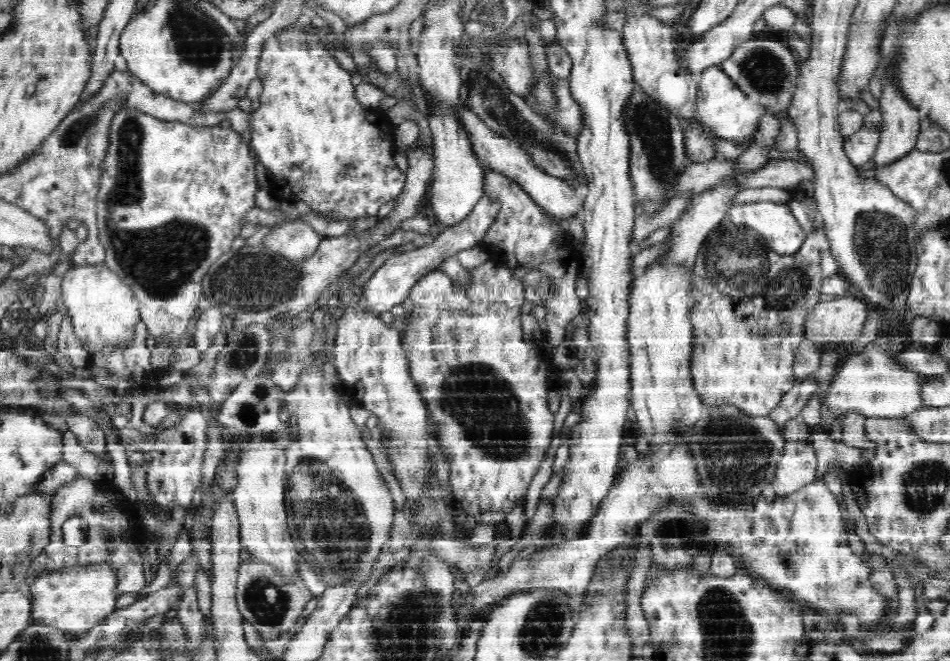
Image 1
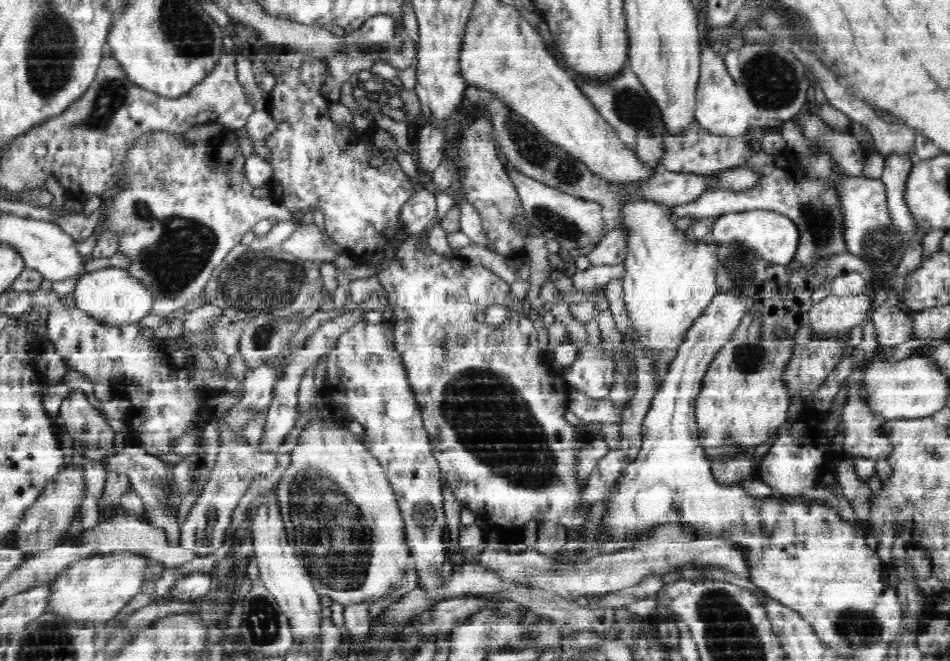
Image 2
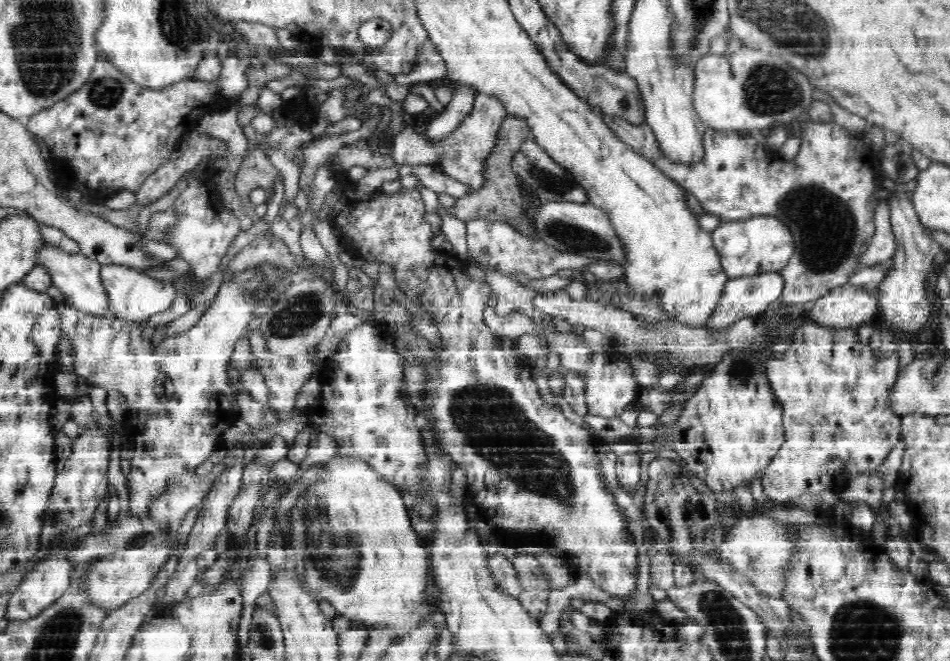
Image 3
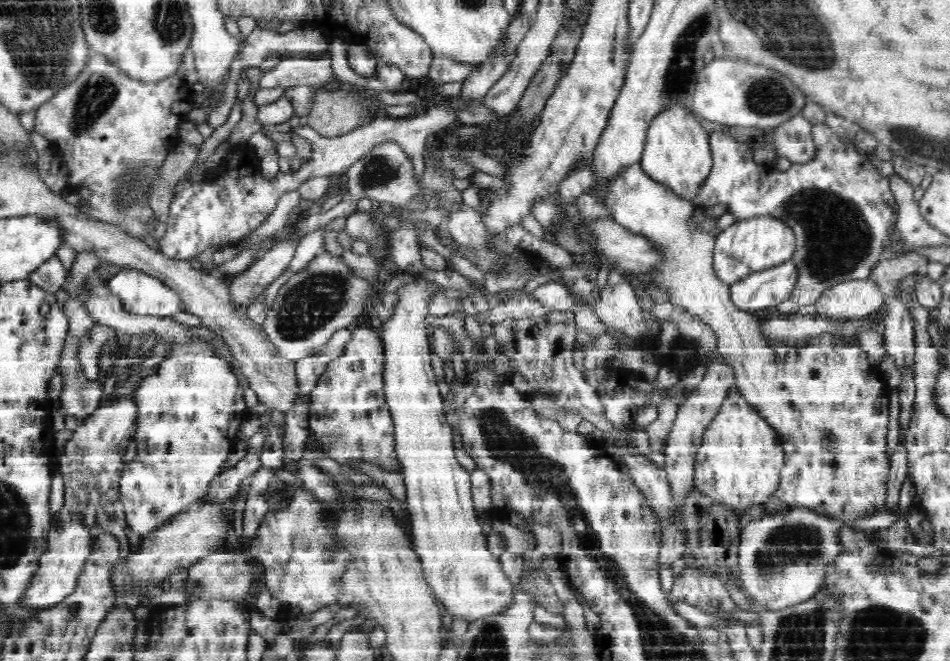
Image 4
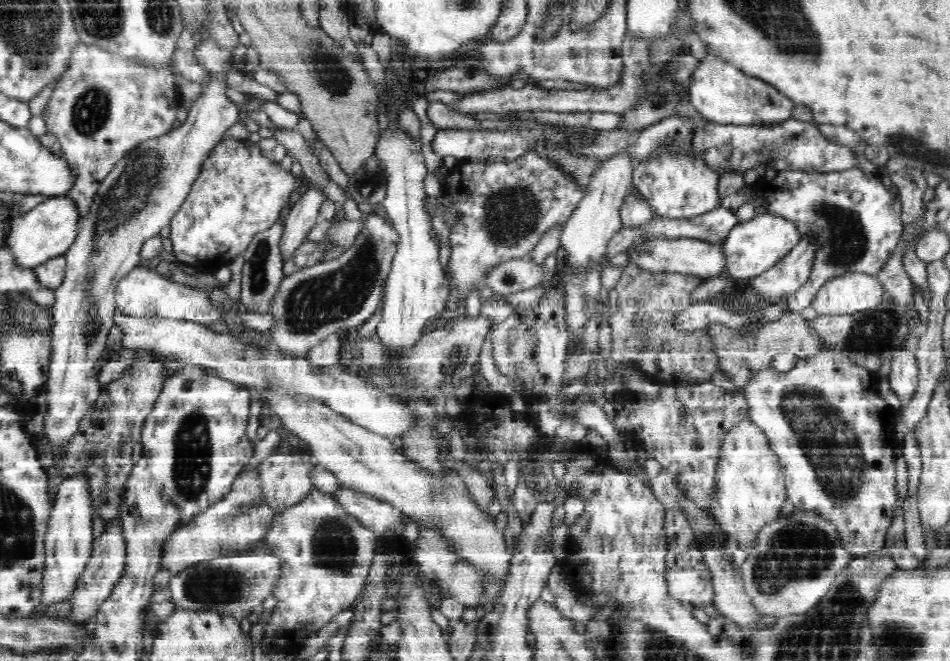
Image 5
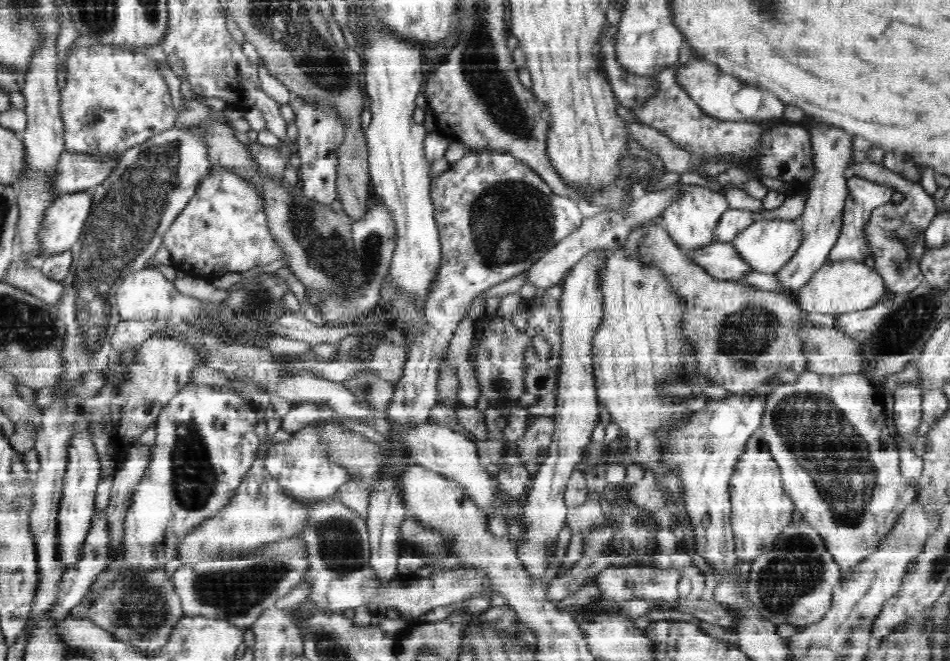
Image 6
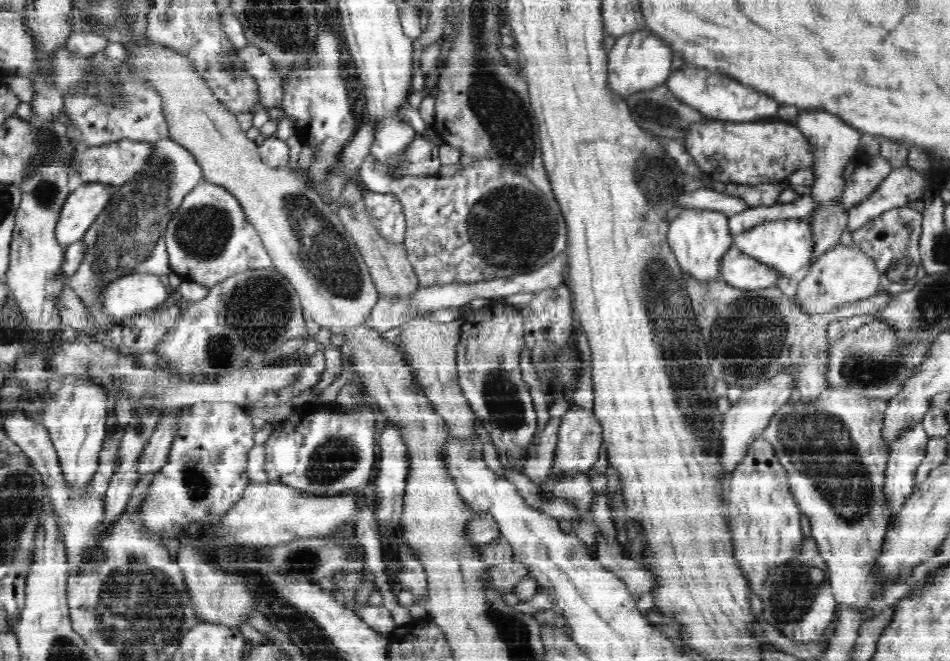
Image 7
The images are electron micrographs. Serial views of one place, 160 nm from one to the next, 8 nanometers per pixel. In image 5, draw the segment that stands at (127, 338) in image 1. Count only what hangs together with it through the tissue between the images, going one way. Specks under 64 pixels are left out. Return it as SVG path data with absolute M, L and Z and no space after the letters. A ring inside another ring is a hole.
M134 267L118 281L114 292L118 310L132 316L190 320L201 324L218 322L218 311L214 311L214 307L210 307L206 295L198 294L198 291L192 291L186 285L170 281L148 267Z

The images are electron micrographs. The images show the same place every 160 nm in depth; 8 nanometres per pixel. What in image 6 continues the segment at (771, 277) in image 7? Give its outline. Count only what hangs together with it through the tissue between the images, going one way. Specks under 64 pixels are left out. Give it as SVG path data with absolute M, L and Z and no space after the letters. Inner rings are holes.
M713 240L698 248L690 248L686 258L718 280L738 280L741 275L749 272L731 242Z

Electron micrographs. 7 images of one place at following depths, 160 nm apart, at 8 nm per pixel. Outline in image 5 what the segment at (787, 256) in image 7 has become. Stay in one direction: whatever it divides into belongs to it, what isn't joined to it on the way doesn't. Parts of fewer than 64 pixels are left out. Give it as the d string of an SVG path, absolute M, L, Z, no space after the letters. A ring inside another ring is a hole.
M768 212L759 213L752 220L734 225L726 238L720 242L723 262L720 274L730 282L758 276L782 260L800 241L801 238L794 223Z

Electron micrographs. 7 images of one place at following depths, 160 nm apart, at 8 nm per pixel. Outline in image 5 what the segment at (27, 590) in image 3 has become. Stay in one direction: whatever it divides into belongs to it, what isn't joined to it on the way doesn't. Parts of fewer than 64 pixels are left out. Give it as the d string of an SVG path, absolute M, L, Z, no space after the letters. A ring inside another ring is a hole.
M86 477L65 478L53 497L53 511L45 541L45 570L40 585L40 606L63 602L72 596L93 554L94 530Z

